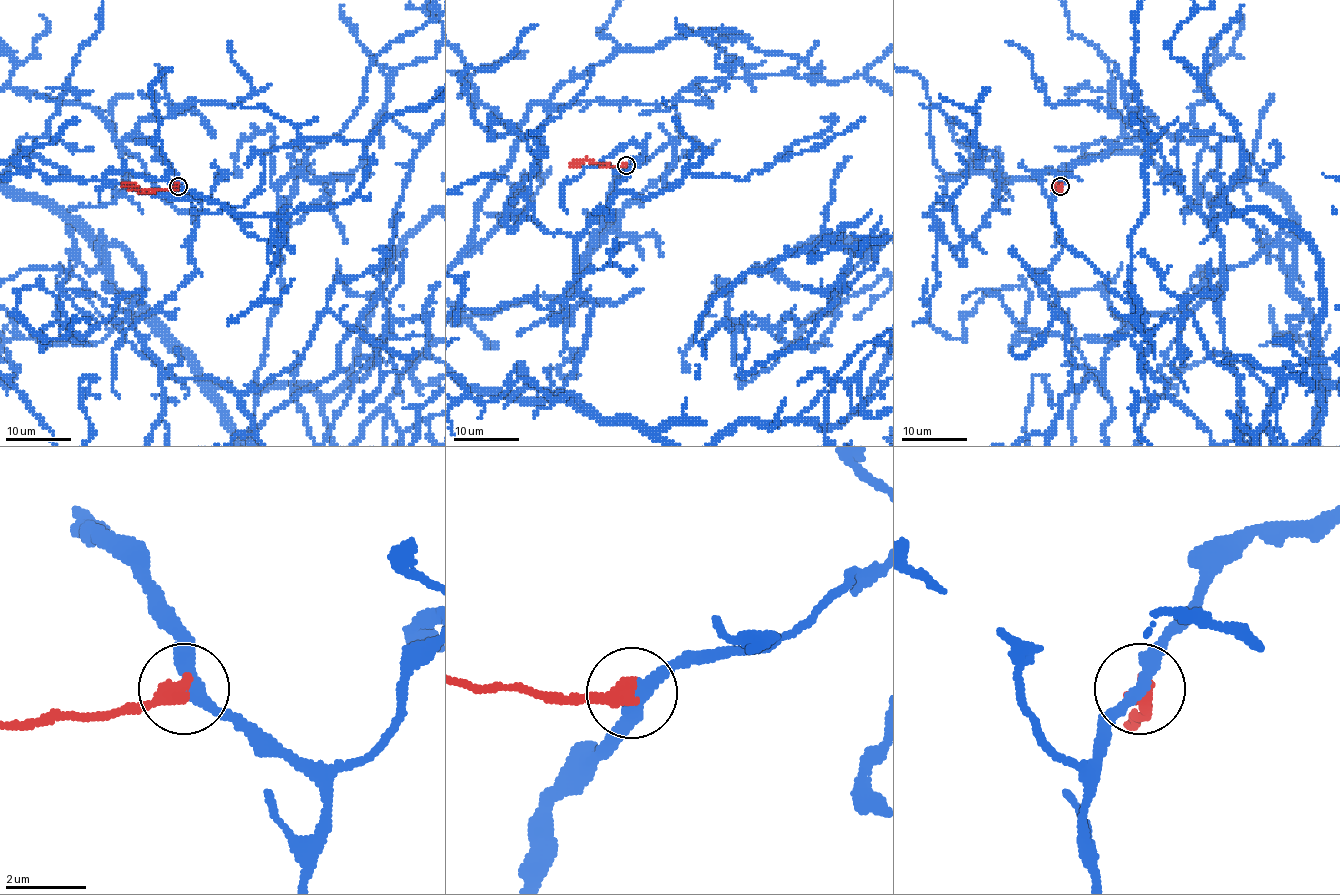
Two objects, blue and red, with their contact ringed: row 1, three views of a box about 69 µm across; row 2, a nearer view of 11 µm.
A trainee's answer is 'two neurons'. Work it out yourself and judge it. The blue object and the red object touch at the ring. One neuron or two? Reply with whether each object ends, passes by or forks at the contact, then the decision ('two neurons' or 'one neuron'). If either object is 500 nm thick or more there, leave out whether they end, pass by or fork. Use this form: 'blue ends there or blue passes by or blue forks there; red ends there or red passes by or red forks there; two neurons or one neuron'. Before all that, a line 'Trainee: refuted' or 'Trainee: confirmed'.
Trainee: refuted
blue passes by; red ends there; one neuron

